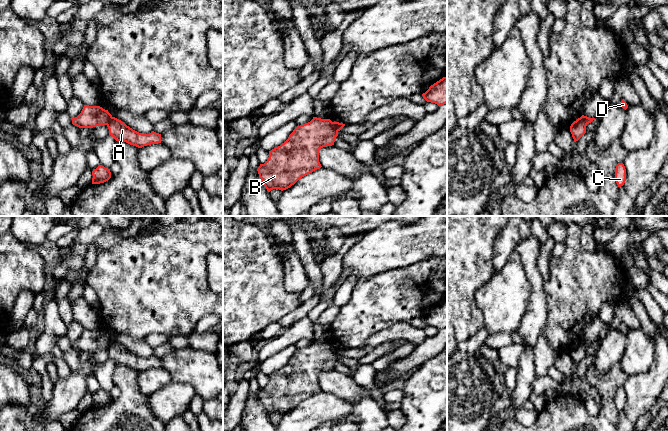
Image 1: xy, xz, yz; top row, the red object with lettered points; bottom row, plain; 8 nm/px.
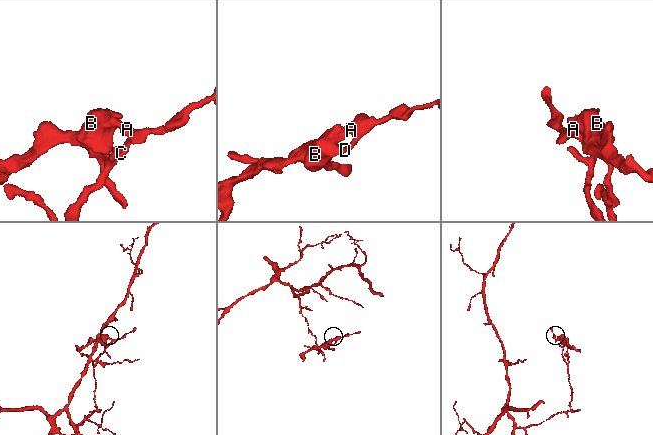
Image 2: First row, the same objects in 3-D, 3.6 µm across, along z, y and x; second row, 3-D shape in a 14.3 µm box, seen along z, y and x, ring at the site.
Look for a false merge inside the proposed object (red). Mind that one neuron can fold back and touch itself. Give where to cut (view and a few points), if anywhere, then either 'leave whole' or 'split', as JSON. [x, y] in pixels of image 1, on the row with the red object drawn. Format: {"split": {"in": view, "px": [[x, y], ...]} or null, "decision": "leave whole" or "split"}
{"split": {"in": "xz", "px": [[332, 122], [338, 130]]}, "decision": "split"}

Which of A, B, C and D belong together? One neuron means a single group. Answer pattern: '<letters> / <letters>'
A C / B D

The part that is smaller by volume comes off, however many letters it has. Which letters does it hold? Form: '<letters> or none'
B, D

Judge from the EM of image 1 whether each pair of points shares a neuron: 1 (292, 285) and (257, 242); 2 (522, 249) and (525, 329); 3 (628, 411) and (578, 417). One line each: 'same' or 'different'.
1: different
2: same
3: different

